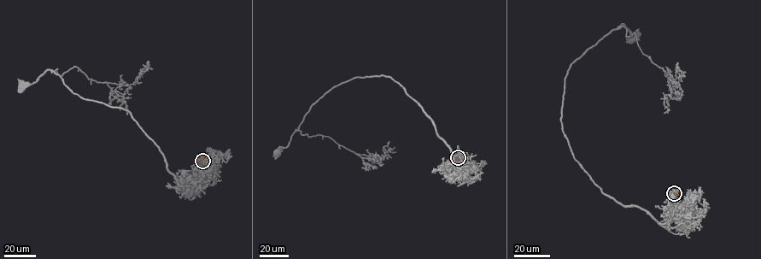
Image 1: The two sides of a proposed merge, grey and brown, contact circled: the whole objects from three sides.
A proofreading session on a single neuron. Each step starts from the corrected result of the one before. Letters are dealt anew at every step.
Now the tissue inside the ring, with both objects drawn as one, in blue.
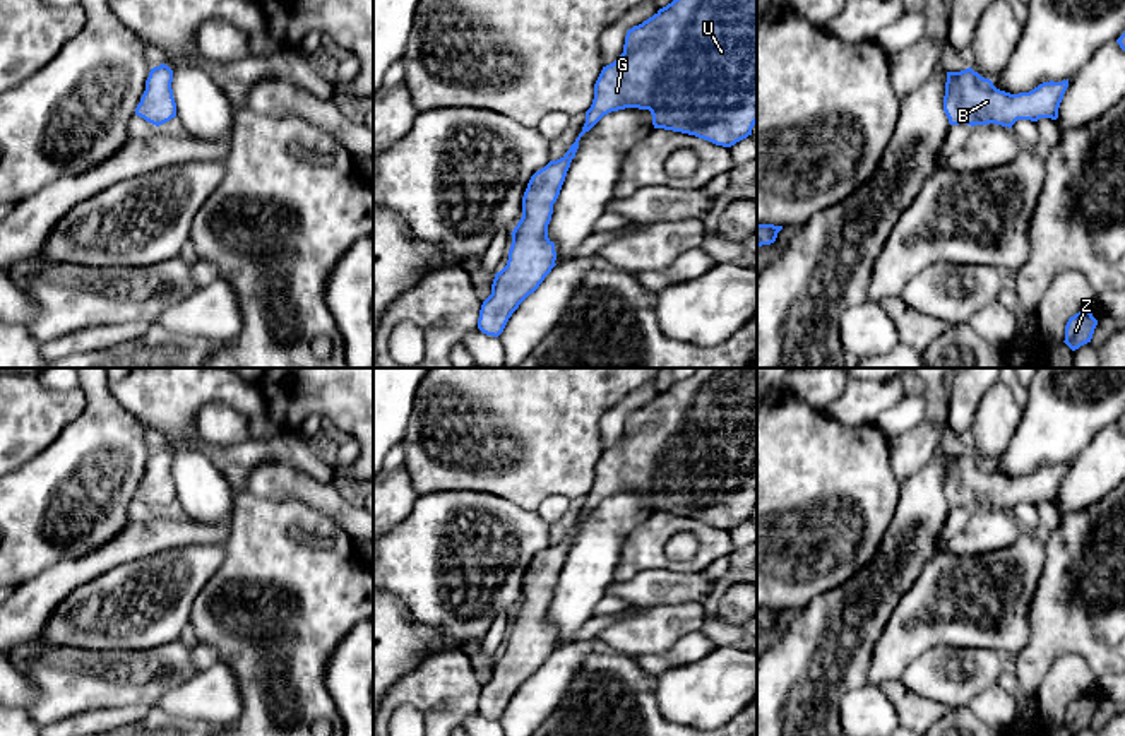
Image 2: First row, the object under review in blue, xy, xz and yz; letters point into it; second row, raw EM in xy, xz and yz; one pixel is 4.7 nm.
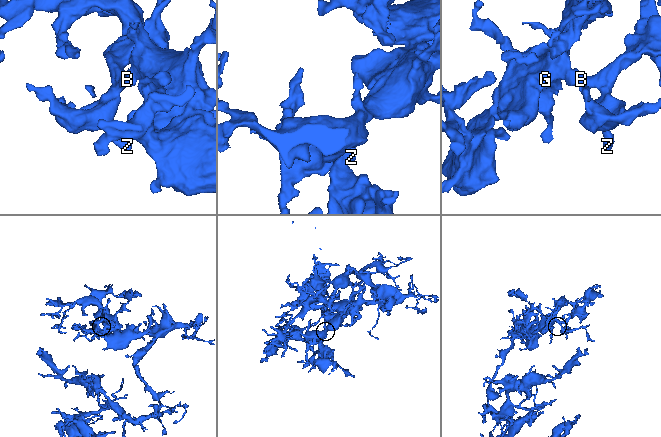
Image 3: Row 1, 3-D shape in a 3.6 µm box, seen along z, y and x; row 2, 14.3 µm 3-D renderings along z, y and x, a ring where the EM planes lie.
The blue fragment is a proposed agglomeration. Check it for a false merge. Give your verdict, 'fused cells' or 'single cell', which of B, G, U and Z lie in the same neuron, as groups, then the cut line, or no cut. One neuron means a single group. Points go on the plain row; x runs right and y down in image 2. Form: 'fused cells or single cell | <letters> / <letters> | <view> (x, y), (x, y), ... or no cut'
single cell | B G U Z | no cut

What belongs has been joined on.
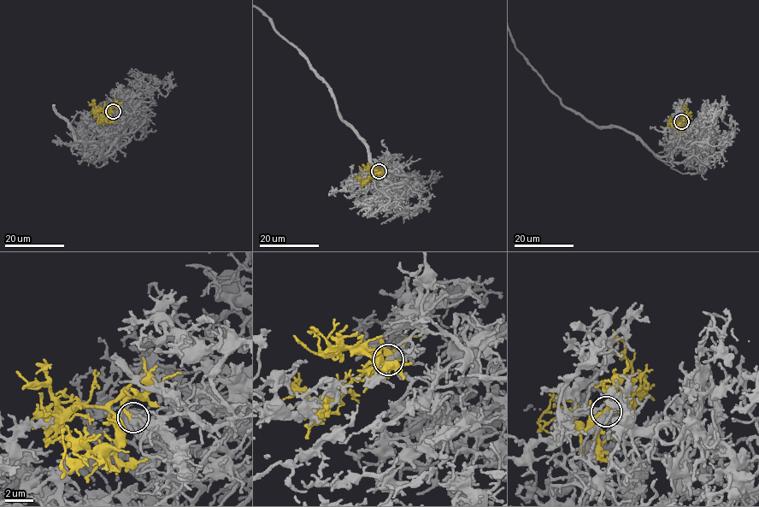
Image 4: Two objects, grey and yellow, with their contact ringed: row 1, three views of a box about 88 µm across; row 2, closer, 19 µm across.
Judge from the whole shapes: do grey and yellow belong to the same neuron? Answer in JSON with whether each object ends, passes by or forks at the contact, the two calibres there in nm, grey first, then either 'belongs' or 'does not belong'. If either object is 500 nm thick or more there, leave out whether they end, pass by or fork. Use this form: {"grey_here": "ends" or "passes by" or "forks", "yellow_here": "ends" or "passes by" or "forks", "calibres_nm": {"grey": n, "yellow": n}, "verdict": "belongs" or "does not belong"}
{"grey_here": "ends", "yellow_here": "ends", "calibres_nm": {"grey": 480, "yellow": 240}, "verdict": "belongs"}

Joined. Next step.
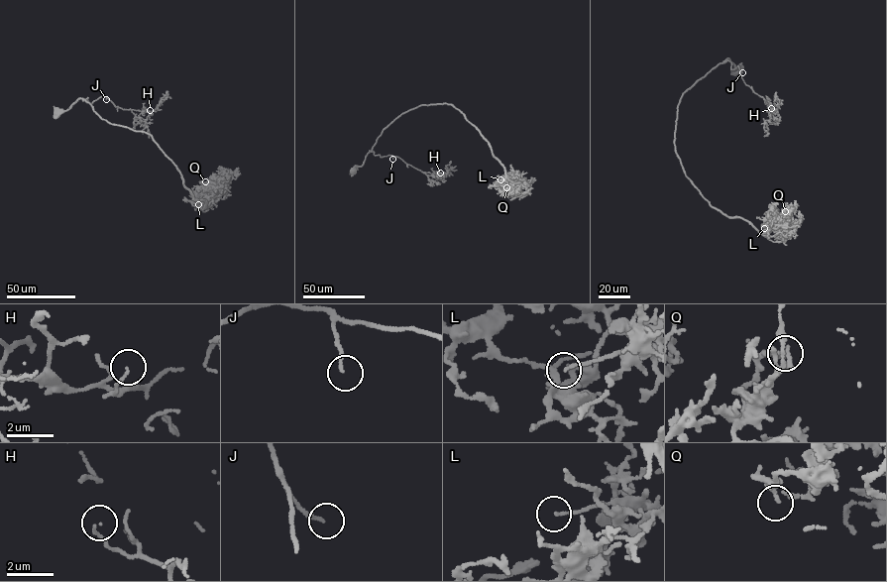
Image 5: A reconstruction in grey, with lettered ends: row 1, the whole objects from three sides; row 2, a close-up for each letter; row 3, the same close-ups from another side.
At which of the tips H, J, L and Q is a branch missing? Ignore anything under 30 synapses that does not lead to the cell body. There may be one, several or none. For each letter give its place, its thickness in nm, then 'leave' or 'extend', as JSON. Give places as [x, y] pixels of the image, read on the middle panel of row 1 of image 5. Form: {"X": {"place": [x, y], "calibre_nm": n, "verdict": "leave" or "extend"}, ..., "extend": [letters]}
{"H": {"place": [440, 173], "calibre_nm": 80, "verdict": "leave"}, "J": {"place": [392, 159], "calibre_nm": 120, "verdict": "extend"}, "L": {"place": [500, 179], "calibre_nm": 110, "verdict": "leave"}, "Q": {"place": [506, 187], "calibre_nm": 180, "verdict": "leave"}, "extend": ["J"]}

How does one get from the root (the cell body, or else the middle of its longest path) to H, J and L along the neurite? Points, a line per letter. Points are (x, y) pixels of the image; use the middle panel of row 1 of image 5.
H: (353, 171), (361, 166), (371, 151), (381, 157), (398, 157), (423, 172), (437, 175), (440, 173)
J: (353, 171), (361, 166), (371, 151), (381, 157), (391, 155), (392, 159)
L: (353, 171), (401, 114), (445, 103), (476, 128), (512, 178), (500, 179)

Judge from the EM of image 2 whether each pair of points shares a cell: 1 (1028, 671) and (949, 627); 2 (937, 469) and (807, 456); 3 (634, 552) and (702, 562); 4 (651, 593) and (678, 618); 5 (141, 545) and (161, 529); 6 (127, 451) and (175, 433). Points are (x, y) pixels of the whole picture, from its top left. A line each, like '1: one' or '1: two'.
1: two
2: two
3: one
4: two
5: one
6: two

